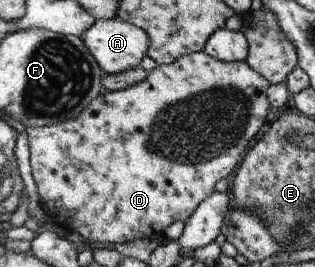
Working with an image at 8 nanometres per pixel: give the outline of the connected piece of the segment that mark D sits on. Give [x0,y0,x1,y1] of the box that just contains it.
[25,51,270,246]

